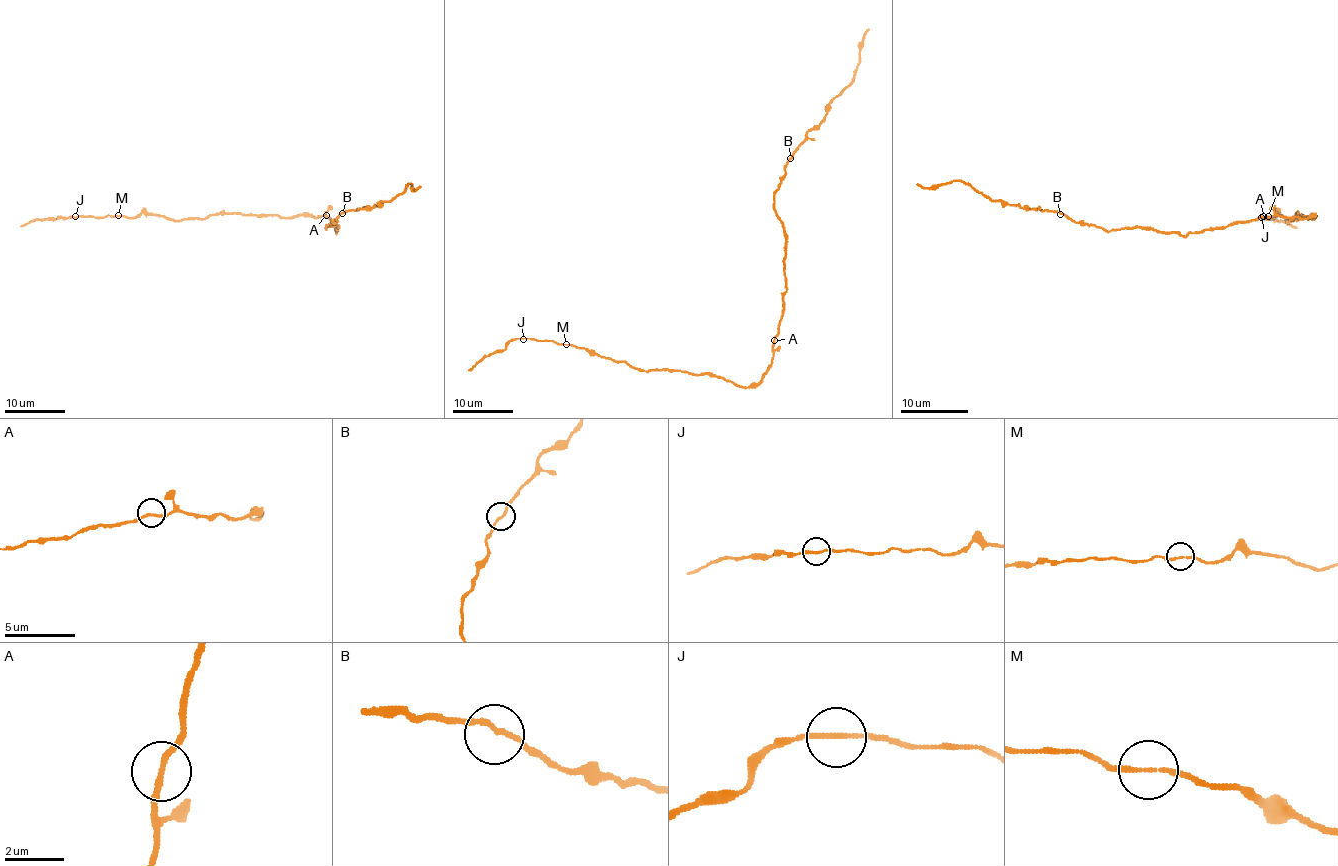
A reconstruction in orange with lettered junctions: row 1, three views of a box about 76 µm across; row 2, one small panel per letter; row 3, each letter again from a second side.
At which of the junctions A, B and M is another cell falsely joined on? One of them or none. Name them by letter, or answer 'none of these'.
none of these

